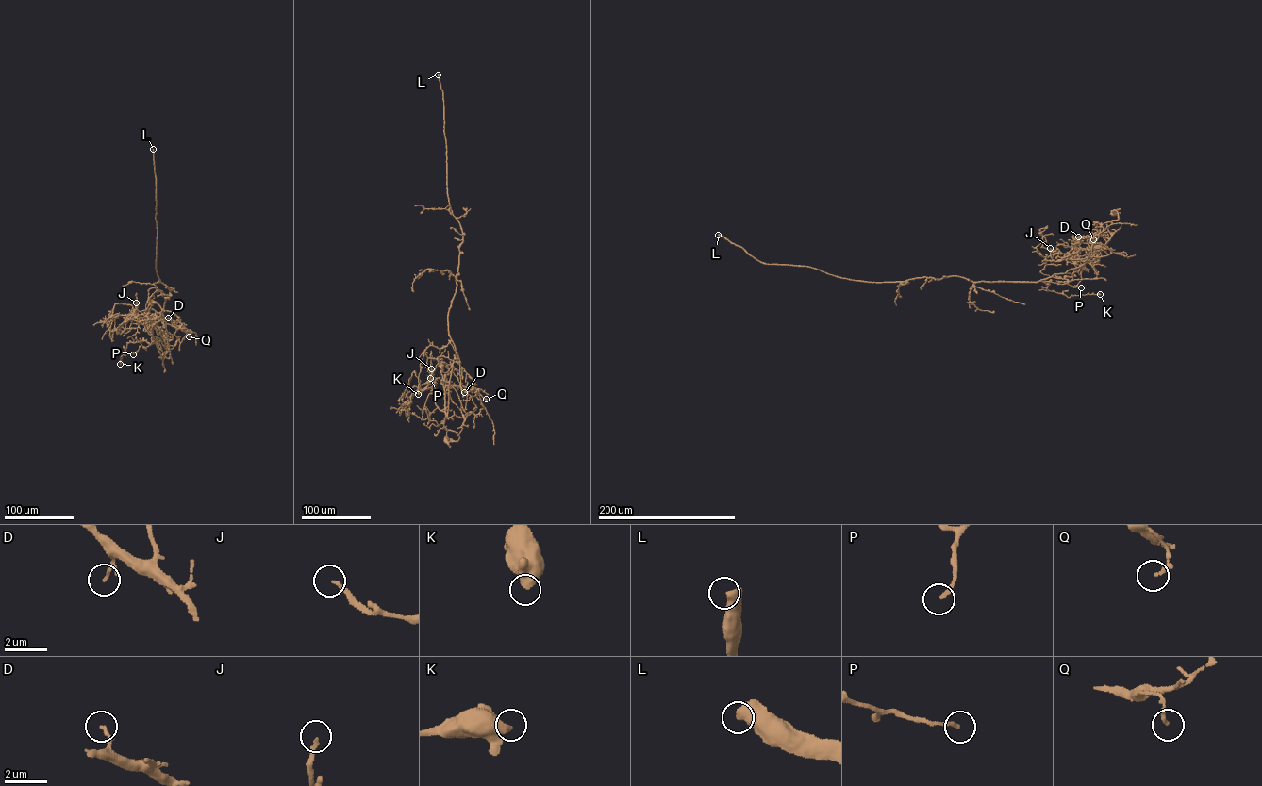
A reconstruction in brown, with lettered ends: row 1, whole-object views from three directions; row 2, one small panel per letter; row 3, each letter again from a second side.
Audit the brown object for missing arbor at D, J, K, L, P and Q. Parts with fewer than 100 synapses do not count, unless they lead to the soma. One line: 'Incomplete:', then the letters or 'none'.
Incomplete: L

